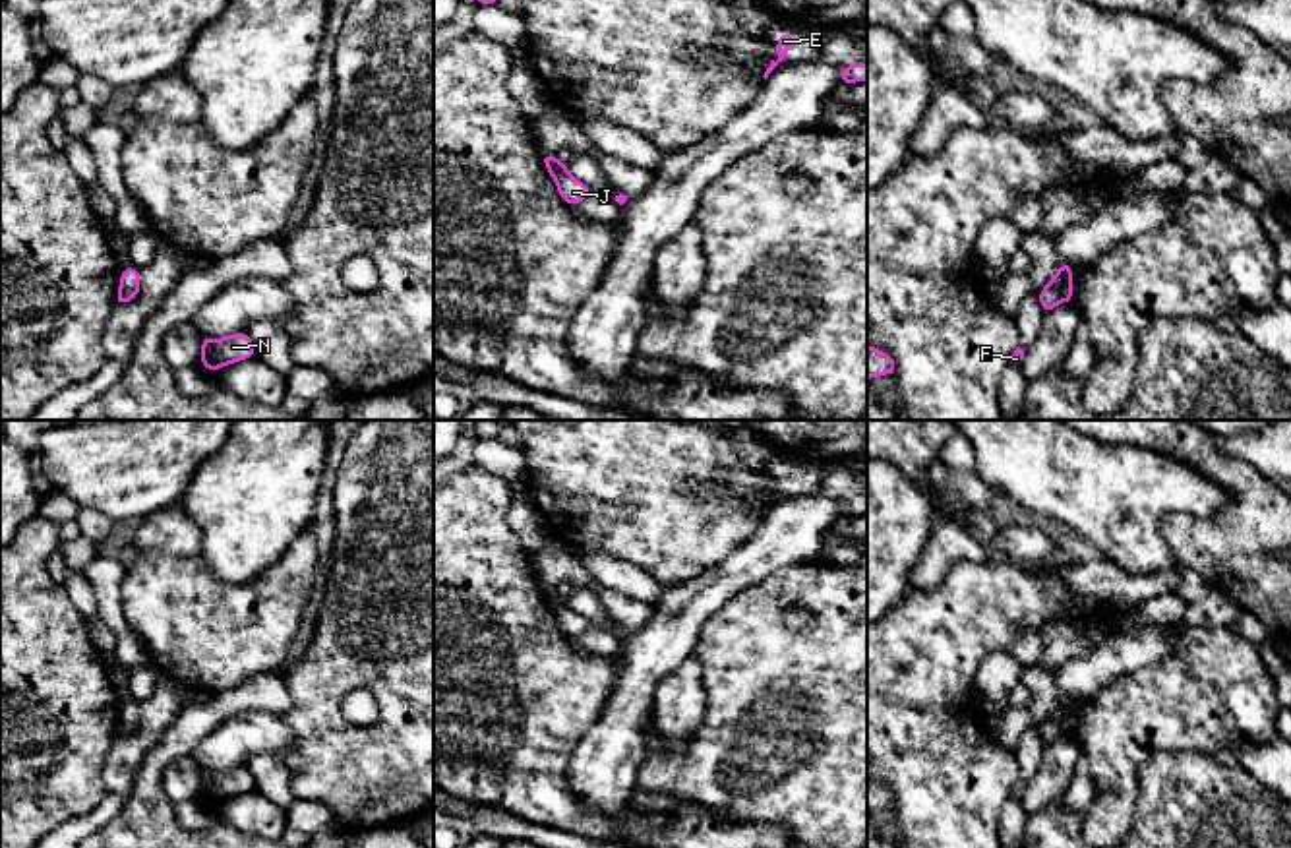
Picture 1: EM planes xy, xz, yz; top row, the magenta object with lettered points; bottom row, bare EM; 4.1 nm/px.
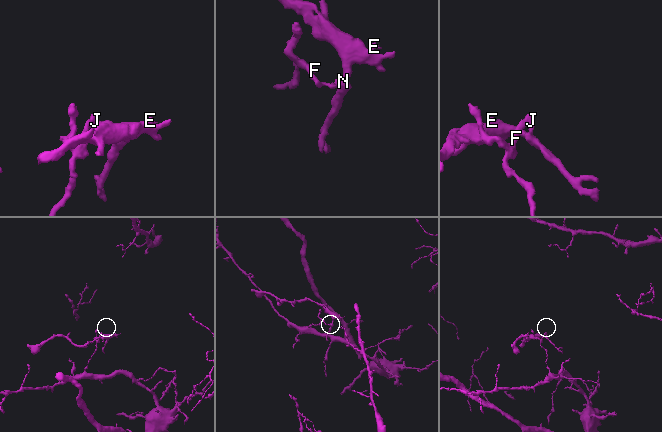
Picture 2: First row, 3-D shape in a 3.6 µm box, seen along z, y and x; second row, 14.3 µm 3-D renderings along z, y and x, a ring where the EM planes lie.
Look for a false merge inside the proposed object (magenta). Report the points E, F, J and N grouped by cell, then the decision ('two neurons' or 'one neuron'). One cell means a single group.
E J N / F | two neurons

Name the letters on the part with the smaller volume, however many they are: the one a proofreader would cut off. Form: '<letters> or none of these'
E, J, N

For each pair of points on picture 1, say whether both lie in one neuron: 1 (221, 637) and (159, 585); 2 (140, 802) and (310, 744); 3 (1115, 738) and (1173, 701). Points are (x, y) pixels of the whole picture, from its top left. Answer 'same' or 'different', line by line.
1: same
2: different
3: same

